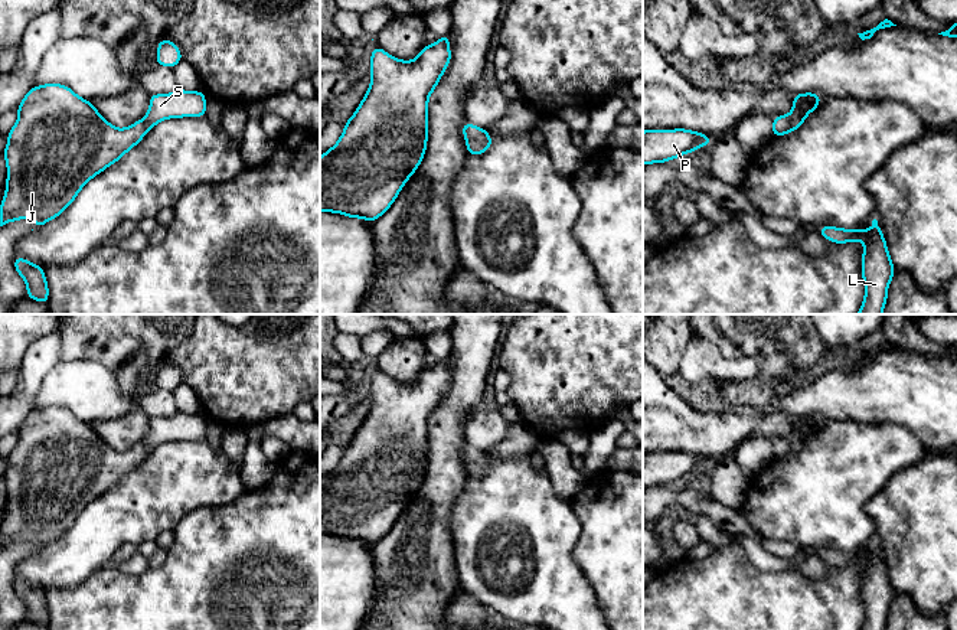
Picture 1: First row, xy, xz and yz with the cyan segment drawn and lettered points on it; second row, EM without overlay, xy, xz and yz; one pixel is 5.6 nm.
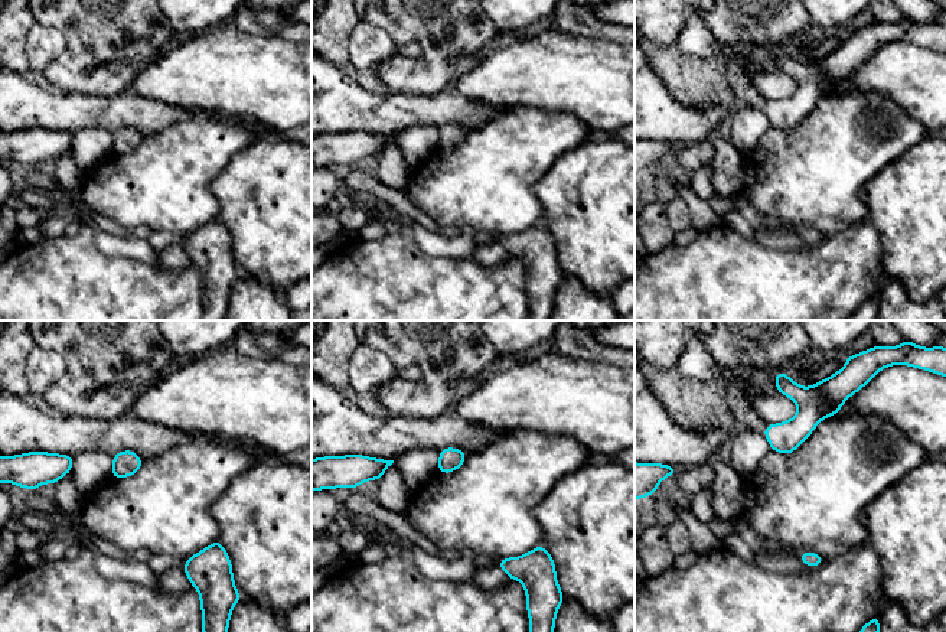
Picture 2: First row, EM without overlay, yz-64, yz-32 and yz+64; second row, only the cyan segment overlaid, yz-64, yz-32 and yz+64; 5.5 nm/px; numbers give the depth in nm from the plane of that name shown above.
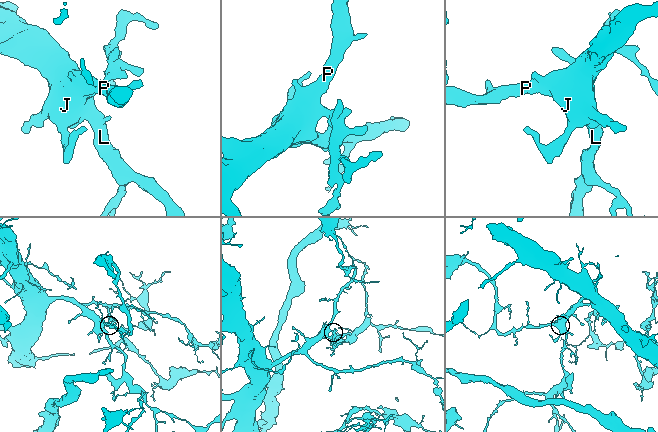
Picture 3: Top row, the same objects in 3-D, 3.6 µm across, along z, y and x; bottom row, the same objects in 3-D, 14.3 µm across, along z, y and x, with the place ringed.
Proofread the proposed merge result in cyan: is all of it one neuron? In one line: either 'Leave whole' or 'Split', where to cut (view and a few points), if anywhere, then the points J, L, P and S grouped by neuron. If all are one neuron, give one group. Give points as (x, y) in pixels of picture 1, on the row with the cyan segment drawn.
Leave whole. No split. Groups: J L P S

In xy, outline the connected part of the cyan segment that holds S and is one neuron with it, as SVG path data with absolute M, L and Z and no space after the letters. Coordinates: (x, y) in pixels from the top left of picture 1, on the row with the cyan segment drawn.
M62 84L30 88L17 107L17 121L7 134L3 151L7 179L0 203L0 226L29 219L40 228L58 218L97 174L125 156L159 123L167 118L205 117L206 95L202 91L177 89L150 95L144 118L130 127L115 128L92 105Z

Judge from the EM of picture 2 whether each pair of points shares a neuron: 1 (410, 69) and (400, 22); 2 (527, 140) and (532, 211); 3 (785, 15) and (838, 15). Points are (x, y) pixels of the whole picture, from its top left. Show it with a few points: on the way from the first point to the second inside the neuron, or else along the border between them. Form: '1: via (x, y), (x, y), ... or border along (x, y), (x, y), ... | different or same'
1: via (423, 58), (424, 44), (413, 32) | same
2: via (525, 158), (525, 194) | same
3: border along (808, 15), (812, 23) | different

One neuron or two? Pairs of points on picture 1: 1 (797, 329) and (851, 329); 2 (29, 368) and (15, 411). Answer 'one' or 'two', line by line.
1: two
2: one

